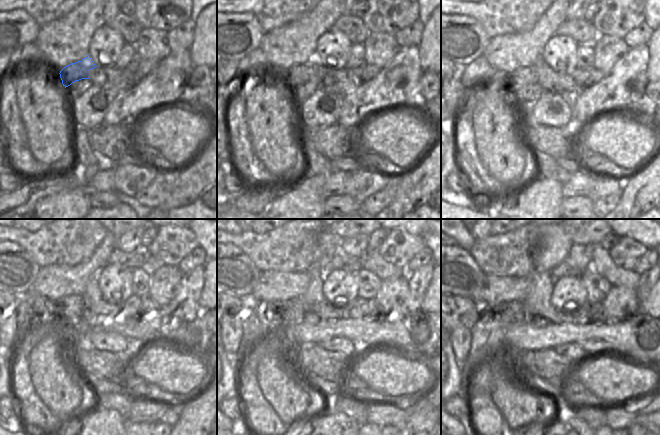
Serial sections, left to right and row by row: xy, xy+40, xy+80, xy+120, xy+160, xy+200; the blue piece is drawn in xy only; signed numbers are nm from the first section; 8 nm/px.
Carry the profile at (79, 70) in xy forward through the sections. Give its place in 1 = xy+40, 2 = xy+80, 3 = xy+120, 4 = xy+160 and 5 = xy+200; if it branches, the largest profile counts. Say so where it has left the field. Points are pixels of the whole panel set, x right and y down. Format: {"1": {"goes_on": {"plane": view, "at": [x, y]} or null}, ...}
{"1": {"goes_on": {"plane": "xy+40", "at": [297, 75]}}, "2": {"goes_on": {"plane": "xy+80", "at": [514, 83]}}, "3": {"goes_on": {"plane": "xy+120", "at": [69, 310]}}, "4": {"goes_on": {"plane": "xy+160", "at": [291, 312]}}, "5": {"goes_on": {"plane": "xy+200", "at": [511, 313]}}}

